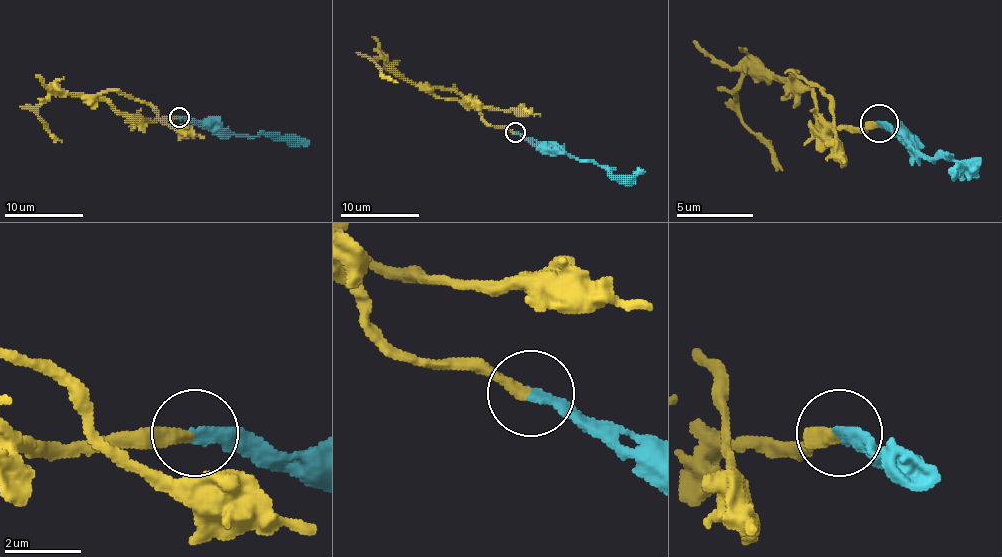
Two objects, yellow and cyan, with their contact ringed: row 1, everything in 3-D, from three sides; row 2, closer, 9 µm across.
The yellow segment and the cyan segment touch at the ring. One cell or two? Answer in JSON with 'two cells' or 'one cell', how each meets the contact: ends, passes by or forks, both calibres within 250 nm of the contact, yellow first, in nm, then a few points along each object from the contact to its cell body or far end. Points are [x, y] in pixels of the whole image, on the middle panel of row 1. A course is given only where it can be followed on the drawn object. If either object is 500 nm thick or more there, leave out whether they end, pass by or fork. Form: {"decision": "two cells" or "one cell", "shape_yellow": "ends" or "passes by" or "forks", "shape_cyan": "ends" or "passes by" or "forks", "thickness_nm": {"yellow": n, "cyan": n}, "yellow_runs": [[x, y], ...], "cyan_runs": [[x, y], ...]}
{"decision": "one cell", "shape_yellow": "ends", "shape_cyan": "ends", "thickness_nm": {"yellow": 320, "cyan": 280}, "yellow_runs": [[514, 132], [491, 126], [463, 100], [439, 98], [433, 90], [457, 90], [487, 108], [540, 114]], "cyan_runs": [[514, 132], [544, 142], [552, 150], [564, 150], [580, 159], [594, 159], [613, 175], [637, 175], [645, 171]]}

